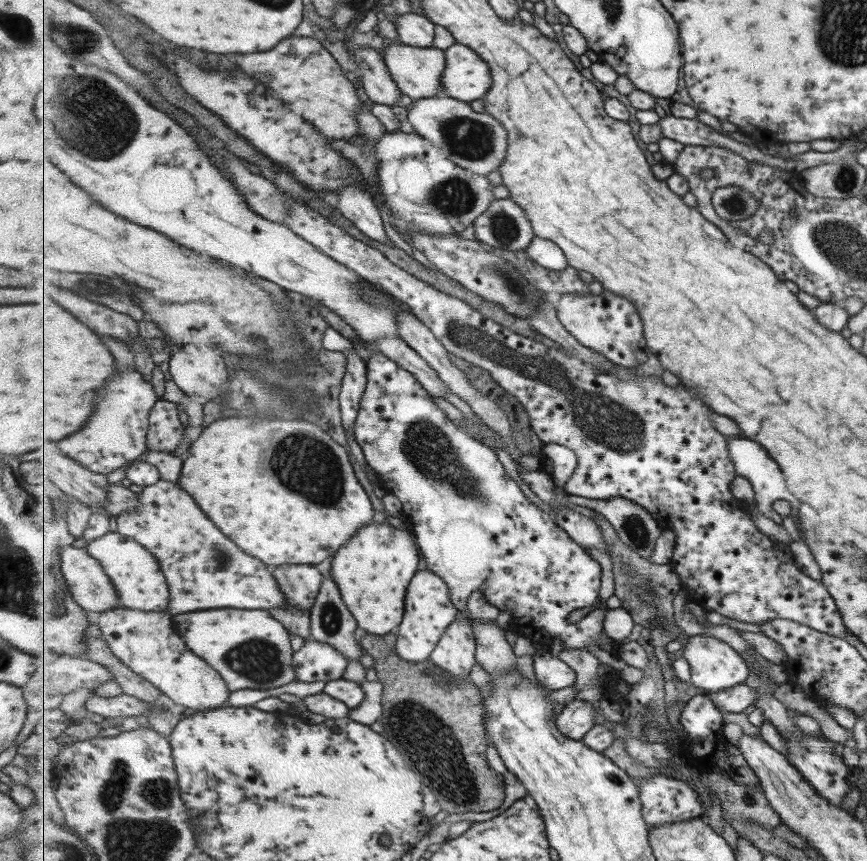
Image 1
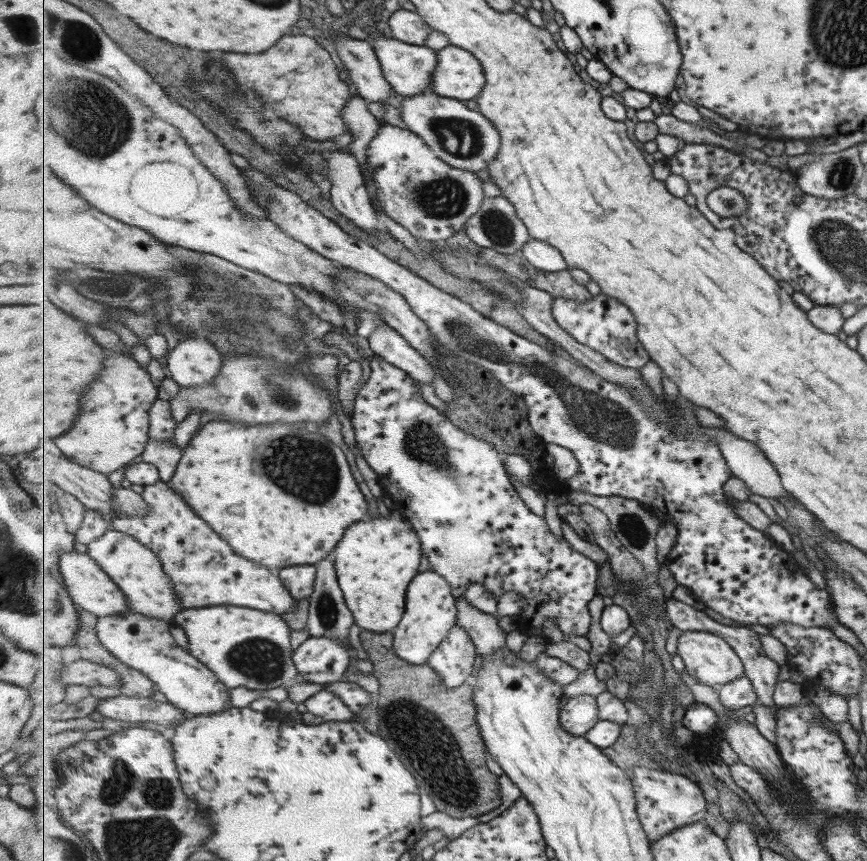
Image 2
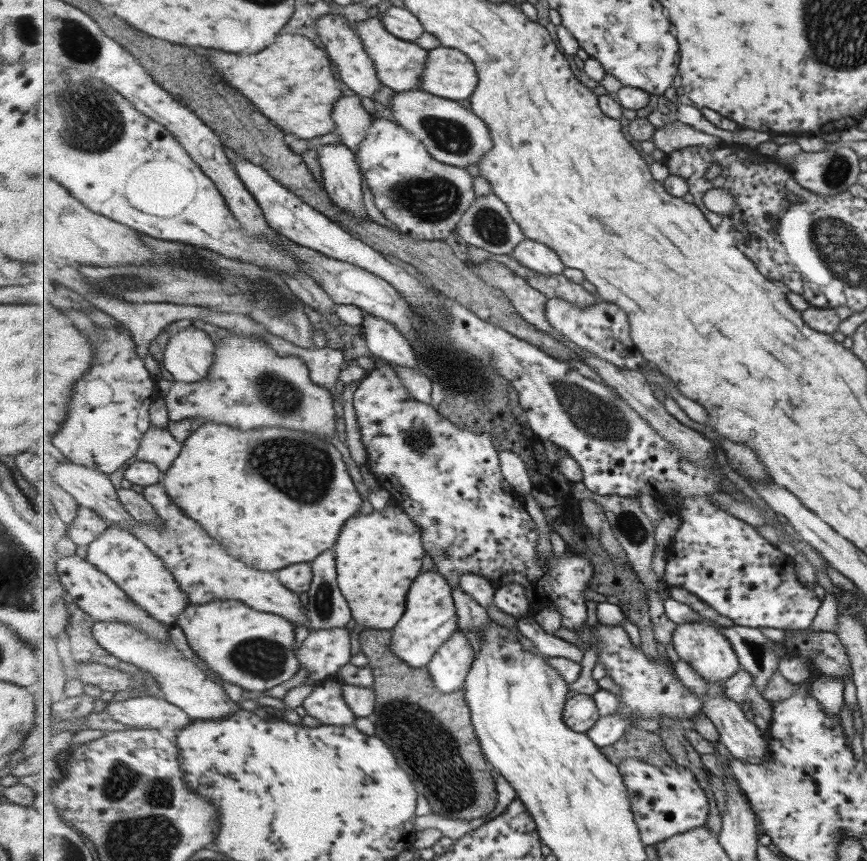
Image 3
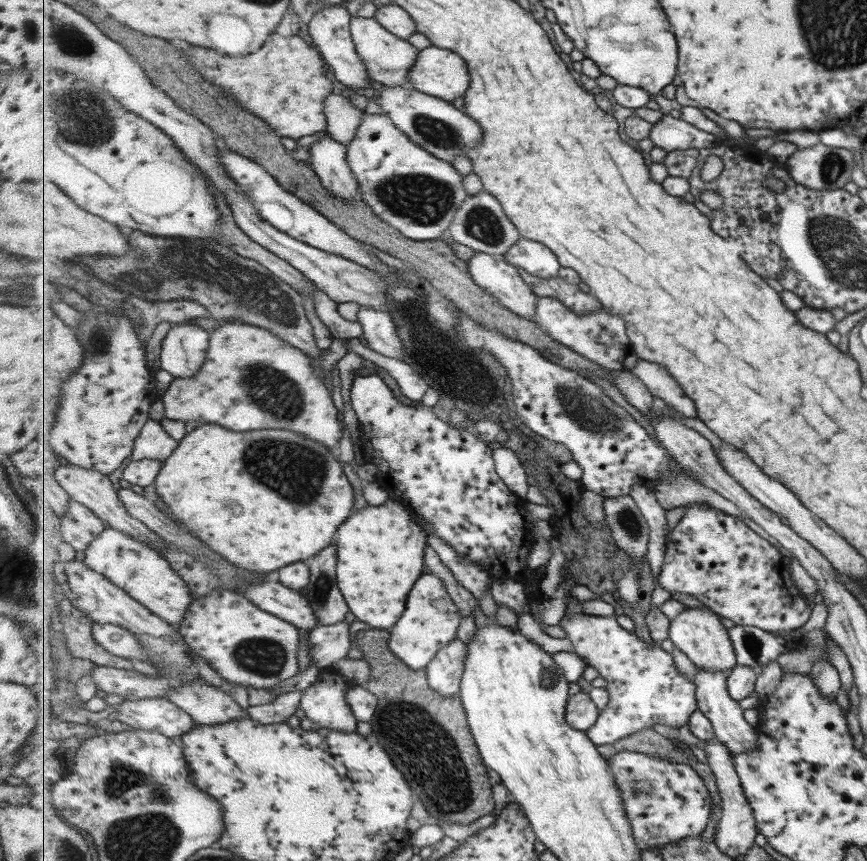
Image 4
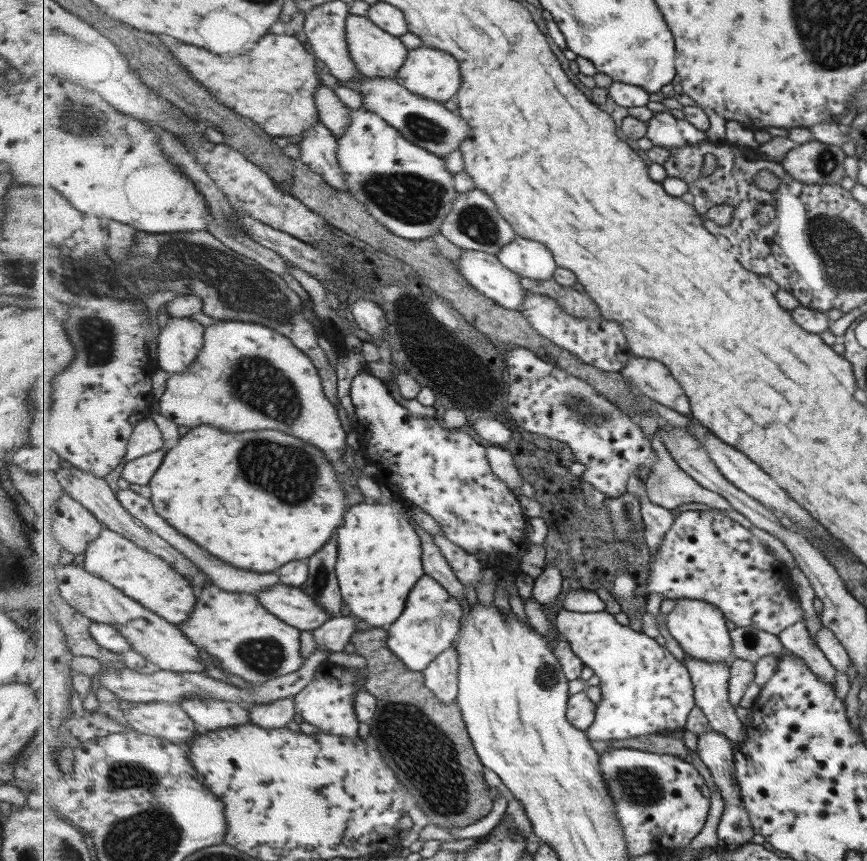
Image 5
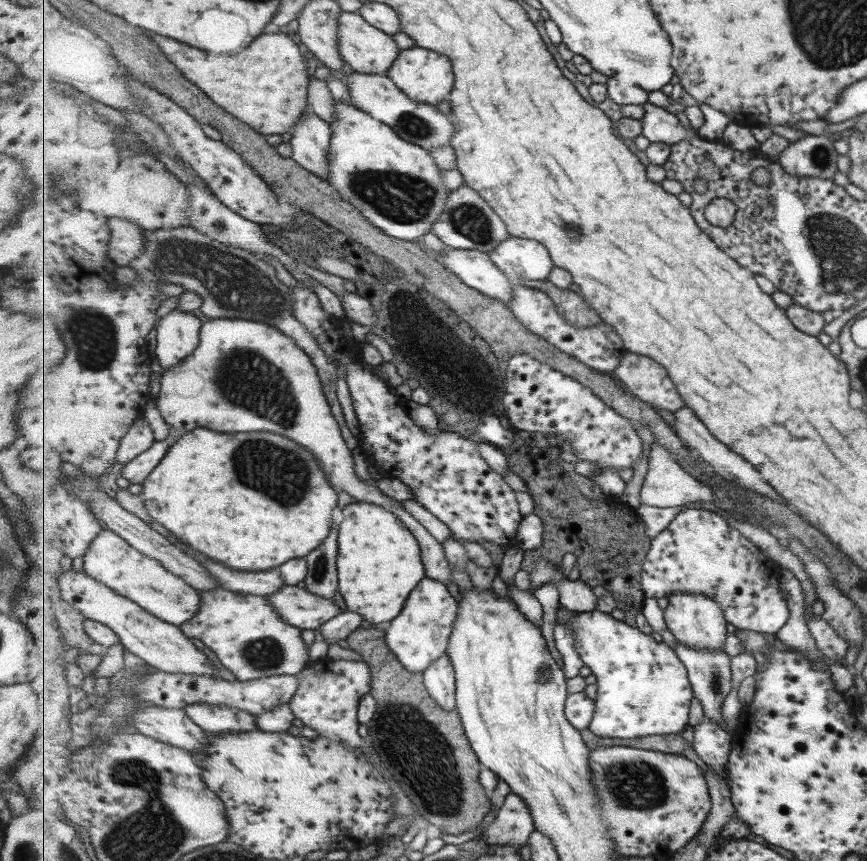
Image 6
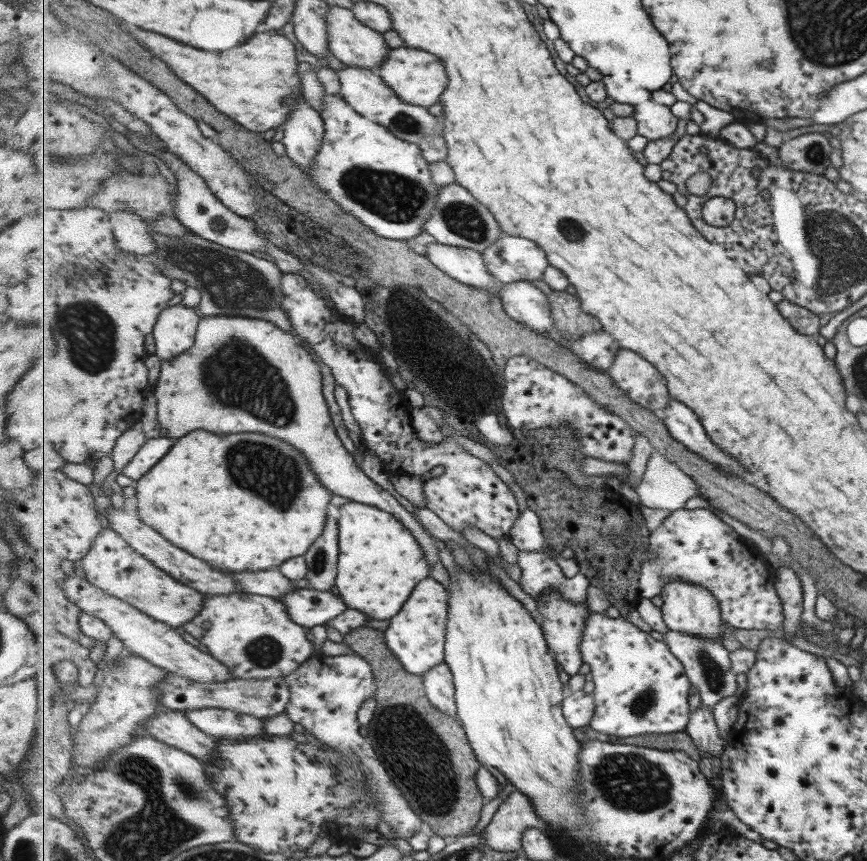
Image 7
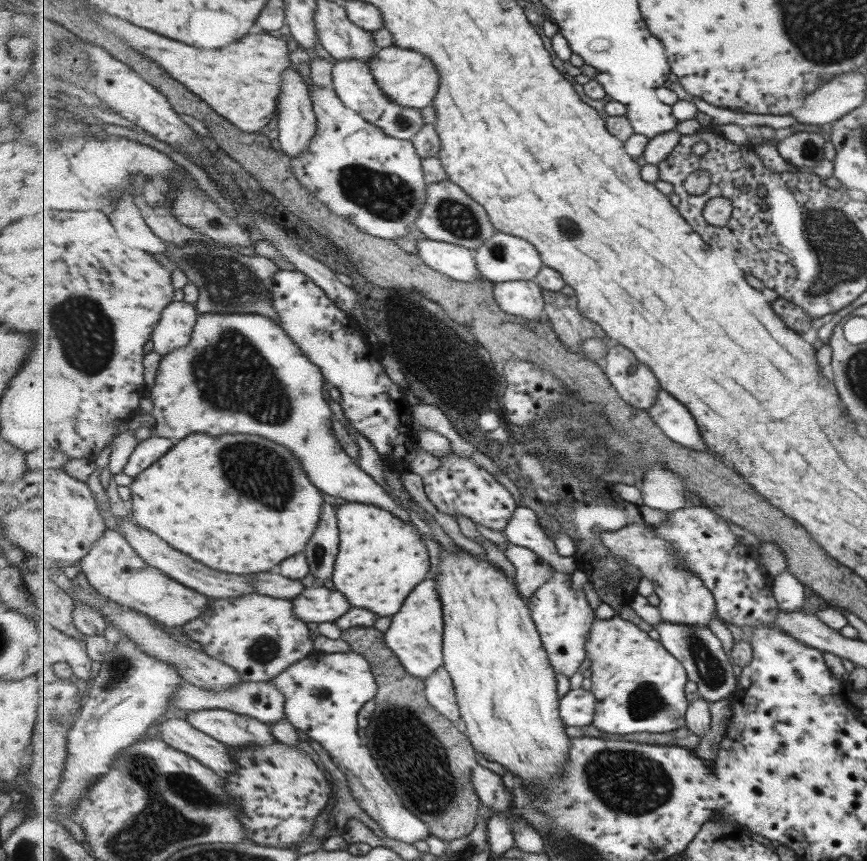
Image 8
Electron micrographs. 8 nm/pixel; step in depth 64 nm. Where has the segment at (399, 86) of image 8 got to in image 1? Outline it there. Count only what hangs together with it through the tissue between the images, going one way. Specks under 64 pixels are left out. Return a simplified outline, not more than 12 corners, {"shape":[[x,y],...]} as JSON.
{"shape":[[473,47],[445,50],[444,96],[473,102],[493,87]]}

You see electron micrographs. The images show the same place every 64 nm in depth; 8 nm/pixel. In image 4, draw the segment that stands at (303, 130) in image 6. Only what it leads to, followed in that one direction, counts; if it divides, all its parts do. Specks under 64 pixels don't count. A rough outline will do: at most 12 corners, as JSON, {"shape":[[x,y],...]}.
{"shape":[[329,132],[309,146],[309,164],[341,200],[359,199],[347,146]]}

